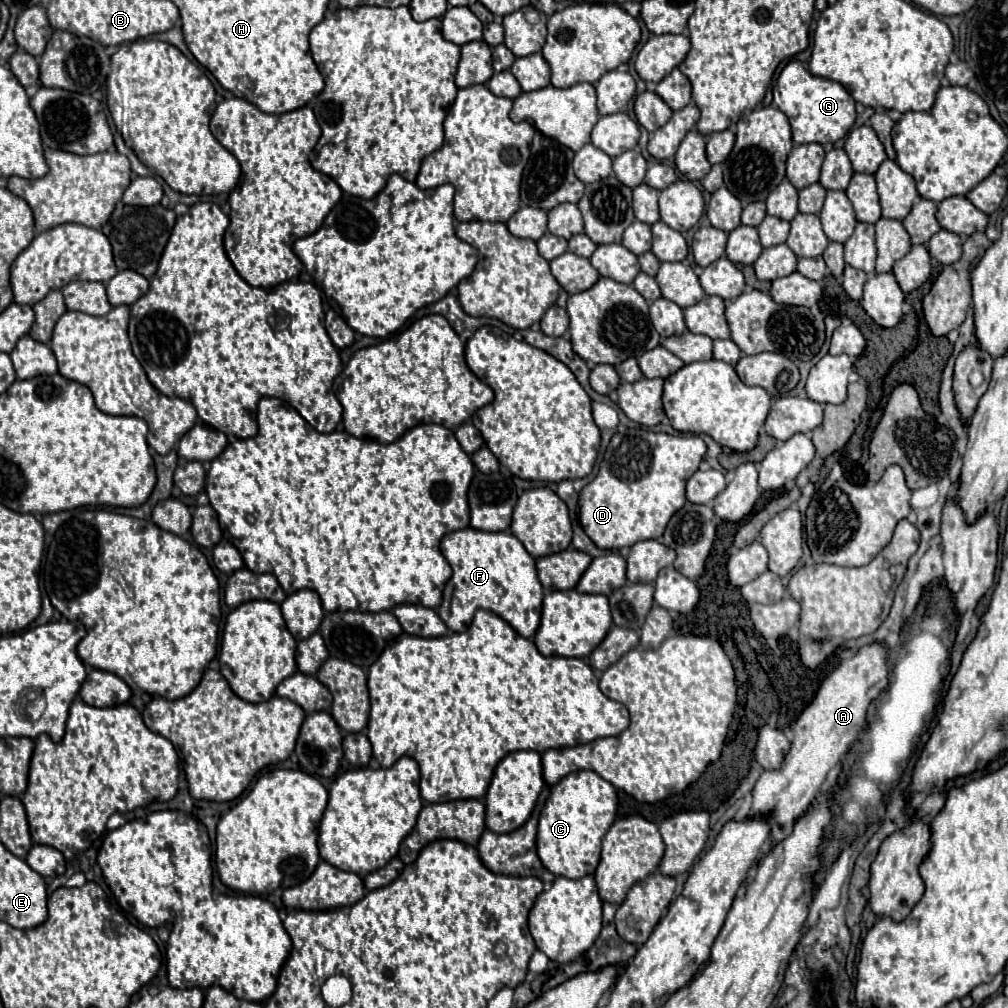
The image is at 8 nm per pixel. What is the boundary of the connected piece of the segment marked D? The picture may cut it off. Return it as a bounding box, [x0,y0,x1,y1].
[580,428,706,550]

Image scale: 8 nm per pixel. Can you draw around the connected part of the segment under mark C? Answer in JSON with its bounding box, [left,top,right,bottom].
[538,770,616,878]

